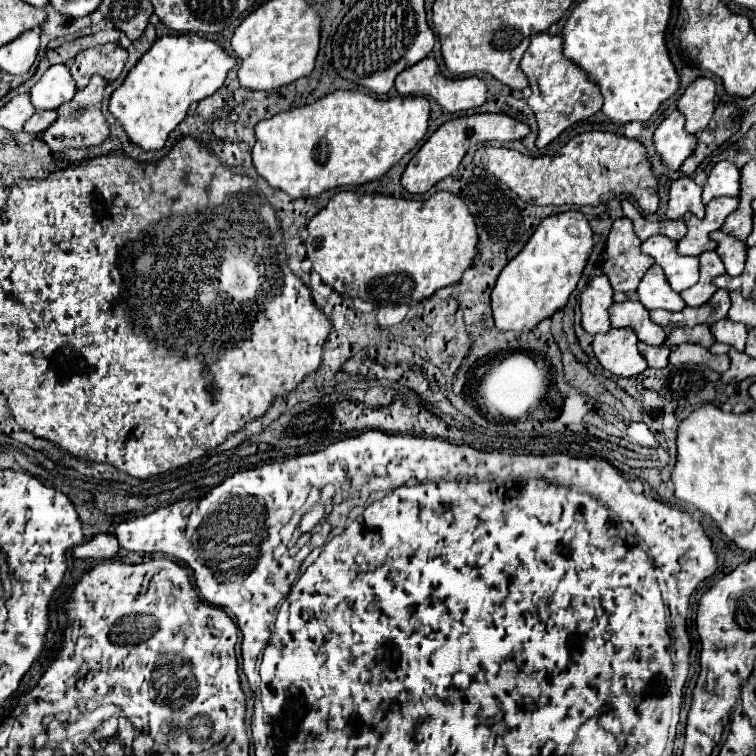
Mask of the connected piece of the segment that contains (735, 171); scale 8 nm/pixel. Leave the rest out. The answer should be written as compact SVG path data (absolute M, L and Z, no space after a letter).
M719 162L705 186L703 186L703 202L709 204L713 198L719 198L719 196L739 196L741 192L741 184L739 184L739 176L741 176L741 170L733 164L733 162Z

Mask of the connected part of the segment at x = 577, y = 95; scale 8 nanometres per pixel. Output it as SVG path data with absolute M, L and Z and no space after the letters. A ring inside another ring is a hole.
M547 32L535 34L531 38L529 50L525 52L525 56L521 60L521 70L527 74L529 88L533 92L527 102L529 102L531 110L535 112L535 118L539 124L537 148L547 146L565 128L569 128L571 124L575 124L579 120L593 116L603 106L603 98L599 100L601 90L597 88L597 84L593 84L585 76L585 72L581 72L581 68L577 68L569 58L565 58L561 36L551 36Z

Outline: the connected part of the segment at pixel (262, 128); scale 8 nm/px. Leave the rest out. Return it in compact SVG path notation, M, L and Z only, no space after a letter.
M337 90L301 108L281 112L269 120L261 120L255 126L257 142L253 146L253 164L273 188L287 192L291 198L319 196L325 190L341 186L361 186L381 178L391 166L395 166L407 152L411 152L425 136L429 120L429 102L423 96L397 96L397 98L373 98L365 92Z

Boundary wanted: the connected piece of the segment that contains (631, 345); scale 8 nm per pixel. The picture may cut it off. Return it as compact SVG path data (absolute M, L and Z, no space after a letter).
M613 328L607 334L597 334L593 350L601 366L615 376L635 376L647 370L645 358L637 352L637 336L631 328Z

